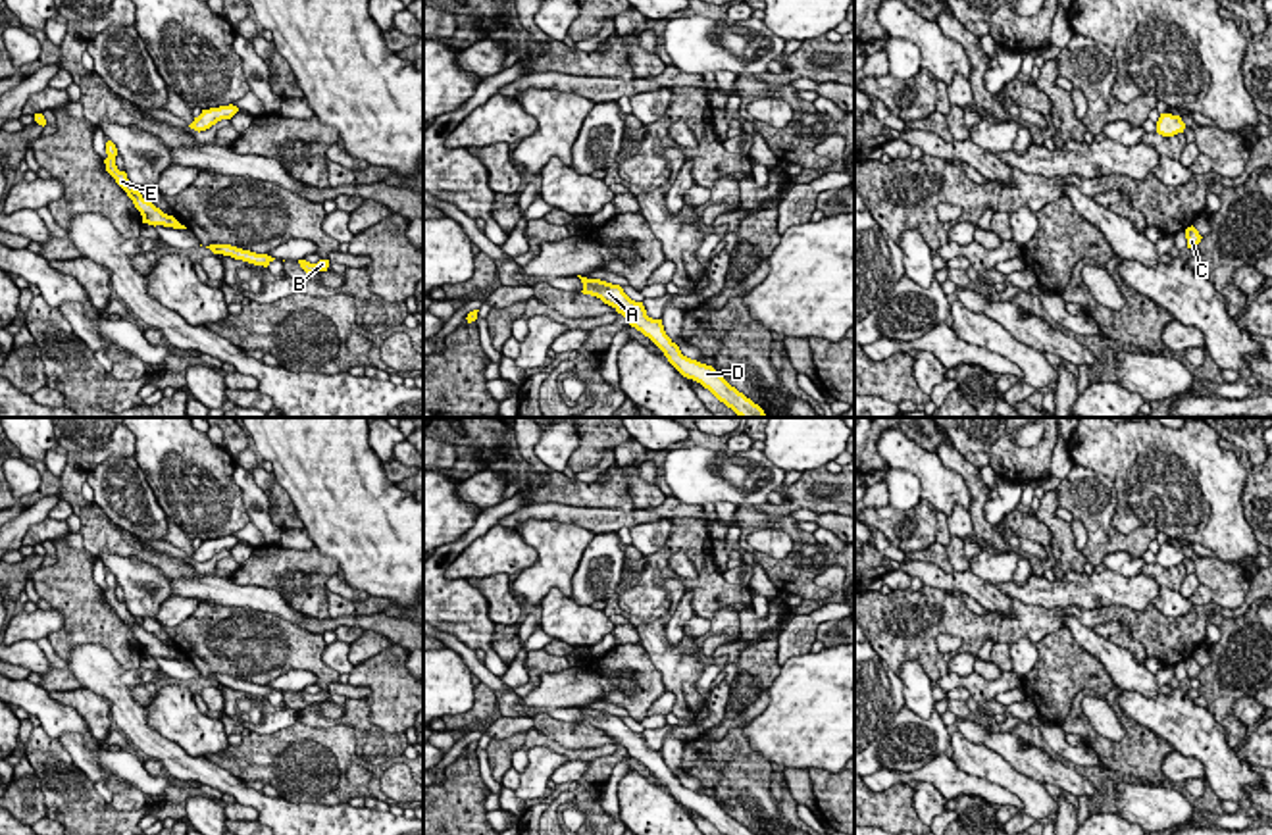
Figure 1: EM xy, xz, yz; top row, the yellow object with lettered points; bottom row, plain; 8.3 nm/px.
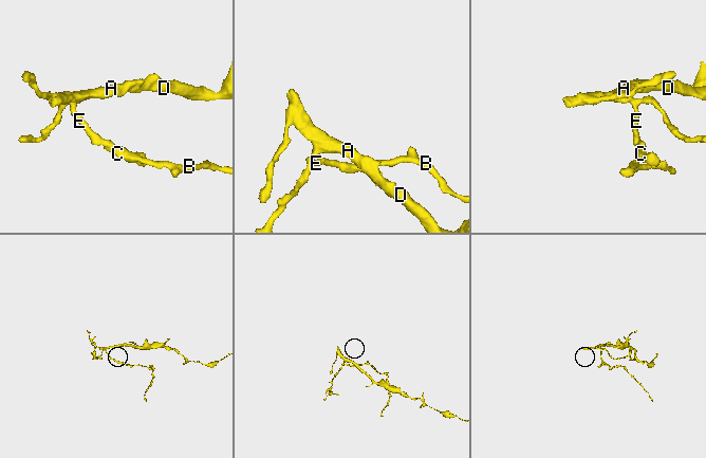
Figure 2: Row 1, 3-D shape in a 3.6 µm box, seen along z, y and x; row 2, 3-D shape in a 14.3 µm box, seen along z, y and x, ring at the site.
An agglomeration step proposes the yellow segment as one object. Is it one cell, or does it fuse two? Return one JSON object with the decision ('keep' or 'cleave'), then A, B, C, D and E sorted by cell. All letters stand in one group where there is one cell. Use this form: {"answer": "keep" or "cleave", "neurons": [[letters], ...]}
{"answer": "keep", "neurons": [["A", "B", "C", "D", "E"]]}

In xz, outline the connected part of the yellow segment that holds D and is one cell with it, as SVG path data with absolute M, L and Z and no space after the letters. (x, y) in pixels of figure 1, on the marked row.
M577 275L583 283L583 294L600 298L622 314L631 327L649 337L668 358L668 362L687 379L700 383L720 402L731 408L739 418L768 418L764 410L731 387L712 366L700 364L681 354L679 346L666 335L662 319L647 316L643 302L631 300L620 285Z

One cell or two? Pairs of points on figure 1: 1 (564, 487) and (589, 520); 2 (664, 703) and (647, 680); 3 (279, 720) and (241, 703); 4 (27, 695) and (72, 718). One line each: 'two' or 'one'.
1: two
2: two
3: one
4: one

